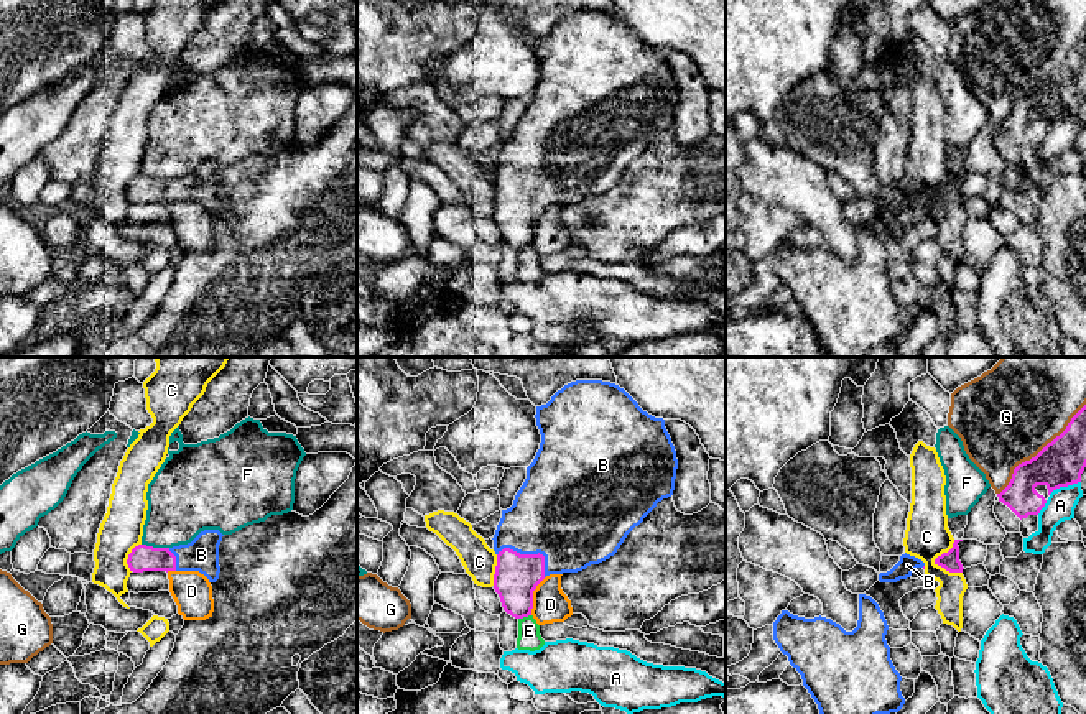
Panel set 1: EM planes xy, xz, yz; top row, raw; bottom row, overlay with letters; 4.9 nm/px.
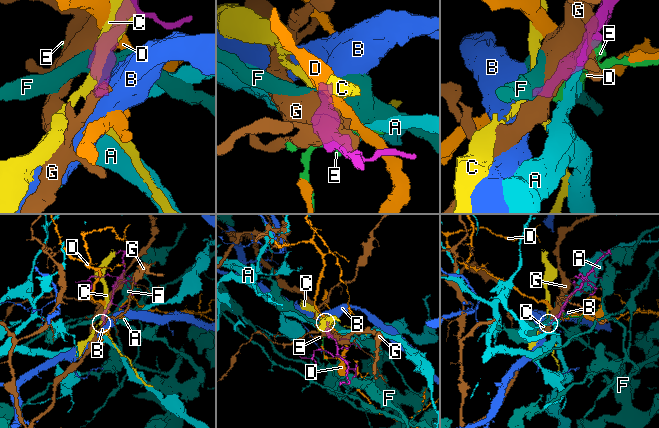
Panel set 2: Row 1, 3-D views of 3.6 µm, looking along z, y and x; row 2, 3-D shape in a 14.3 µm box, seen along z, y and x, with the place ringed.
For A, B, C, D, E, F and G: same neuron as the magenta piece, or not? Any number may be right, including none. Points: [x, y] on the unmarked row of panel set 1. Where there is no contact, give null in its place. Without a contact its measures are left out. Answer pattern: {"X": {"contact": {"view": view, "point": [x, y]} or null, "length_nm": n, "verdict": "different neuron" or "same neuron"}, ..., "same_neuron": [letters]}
{"A": {"contact": {"view": "yz", "point": [1063, 117]}, "length_nm": 170, "verdict": "different neuron"}, "B": {"contact": {"view": "xz", "point": [530, 186]}, "length_nm": 260, "verdict": "same neuron"}, "C": {"contact": {"view": "yz", "point": [937, 194]}, "length_nm": 170, "verdict": "different neuron"}, "D": {"contact": {"view": "xz", "point": [532, 227]}, "length_nm": 200, "verdict": "different neuron"}, "E": {"contact": {"view": "xz", "point": [524, 247]}, "length_nm": 70, "verdict": "different neuron"}, "F": {"contact": {"view": "xy", "point": [155, 180]}, "length_nm": 140, "verdict": "different neuron"}, "G": {"contact": {"view": "yz", "point": [1040, 83]}, "length_nm": 600, "verdict": "different neuron"}, "same_neuron": ["B"]}

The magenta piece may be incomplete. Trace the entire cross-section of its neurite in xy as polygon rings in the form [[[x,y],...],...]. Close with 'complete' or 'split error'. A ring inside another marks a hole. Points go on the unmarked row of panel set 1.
[[[204,161],[191,174],[173,179],[138,176],[128,186],[127,196],[133,204],[143,202],[199,202],[209,214],[219,211],[219,161]]] | split error

